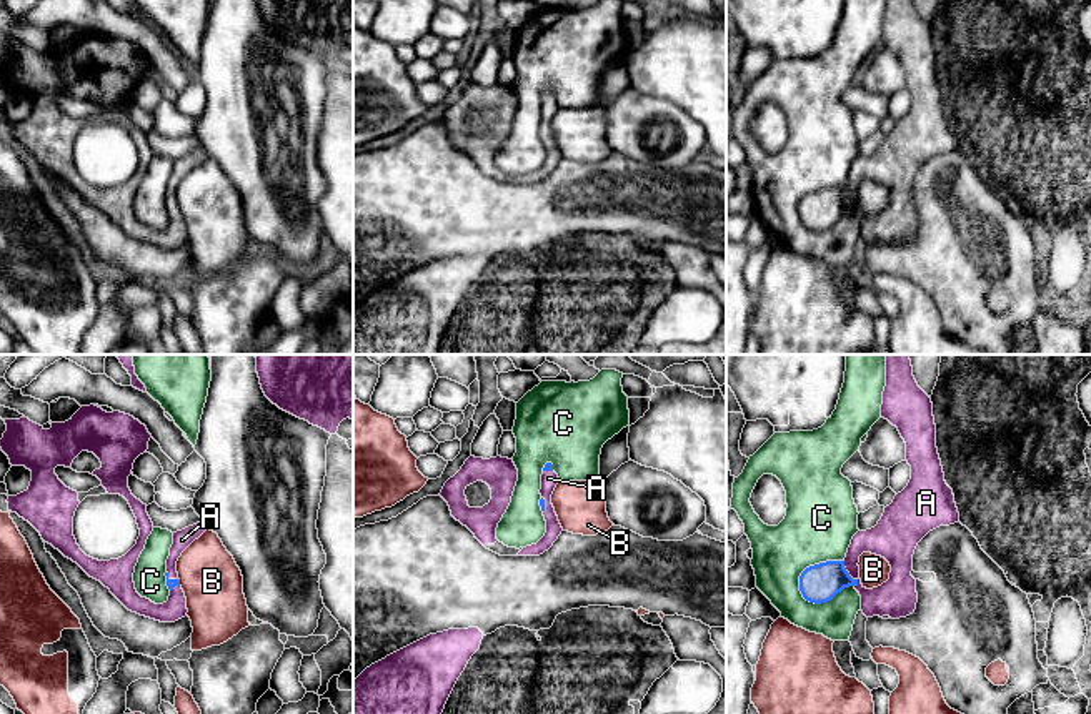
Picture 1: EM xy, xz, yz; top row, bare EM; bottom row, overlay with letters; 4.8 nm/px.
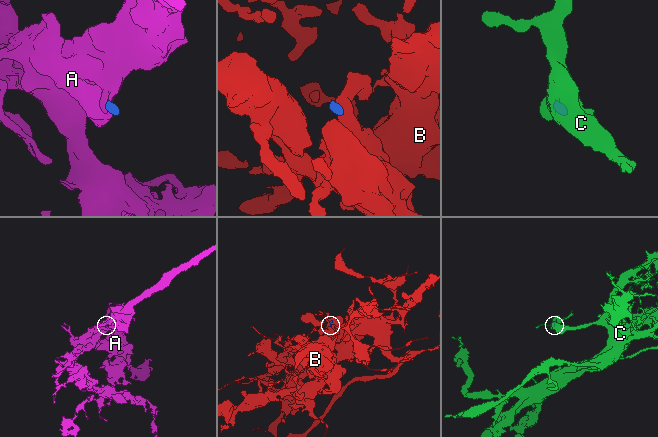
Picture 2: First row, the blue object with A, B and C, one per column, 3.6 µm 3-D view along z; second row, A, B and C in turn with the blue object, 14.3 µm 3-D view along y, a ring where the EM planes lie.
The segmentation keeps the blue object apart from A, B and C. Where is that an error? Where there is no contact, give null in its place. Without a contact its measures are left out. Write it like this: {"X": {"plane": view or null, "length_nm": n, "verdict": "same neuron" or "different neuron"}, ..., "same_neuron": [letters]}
{"A": {"plane": "yz", "length_nm": 150, "verdict": "same neuron"}, "B": {"plane": "xy", "length_nm": 40, "verdict": "different neuron"}, "C": {"plane": "yz", "length_nm": 280, "verdict": "different neuron"}, "same_neuron": ["A"]}

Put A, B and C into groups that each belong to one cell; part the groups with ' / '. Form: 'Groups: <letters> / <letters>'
Groups: A / B / C

